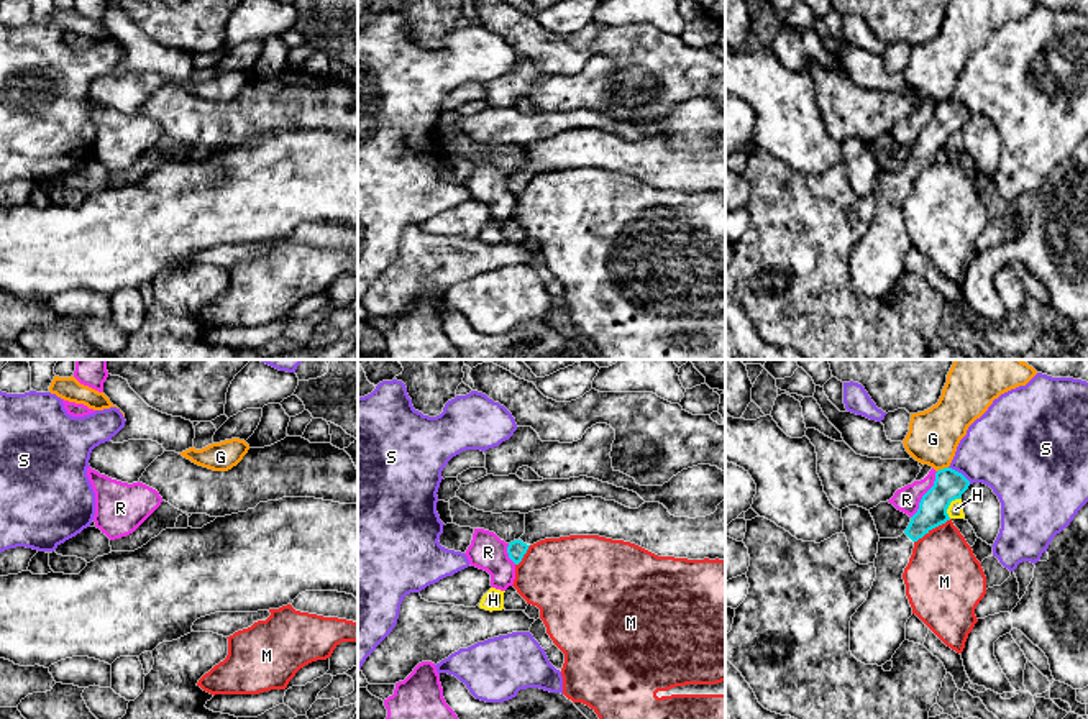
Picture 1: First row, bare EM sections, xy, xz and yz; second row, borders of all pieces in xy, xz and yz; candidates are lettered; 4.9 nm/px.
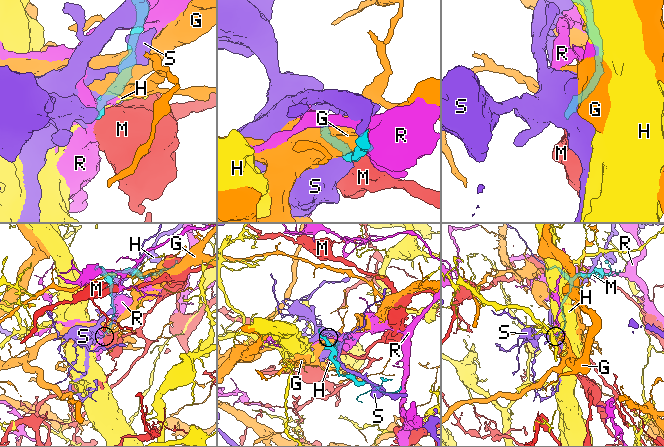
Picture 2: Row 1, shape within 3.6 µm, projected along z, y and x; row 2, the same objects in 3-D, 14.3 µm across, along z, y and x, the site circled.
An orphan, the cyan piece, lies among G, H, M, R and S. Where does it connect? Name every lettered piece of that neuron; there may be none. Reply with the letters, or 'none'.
none

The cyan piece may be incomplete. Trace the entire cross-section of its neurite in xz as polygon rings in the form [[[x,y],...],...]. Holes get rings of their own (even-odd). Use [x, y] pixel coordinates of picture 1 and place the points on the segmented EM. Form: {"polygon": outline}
{"polygon": [[[571,497],[525,514],[525,534],[509,543],[509,558],[519,565],[528,547],[569,535],[599,535],[635,543],[658,556],[725,560],[725,501],[706,517],[674,517],[660,502],[638,509],[602,497]]]}

